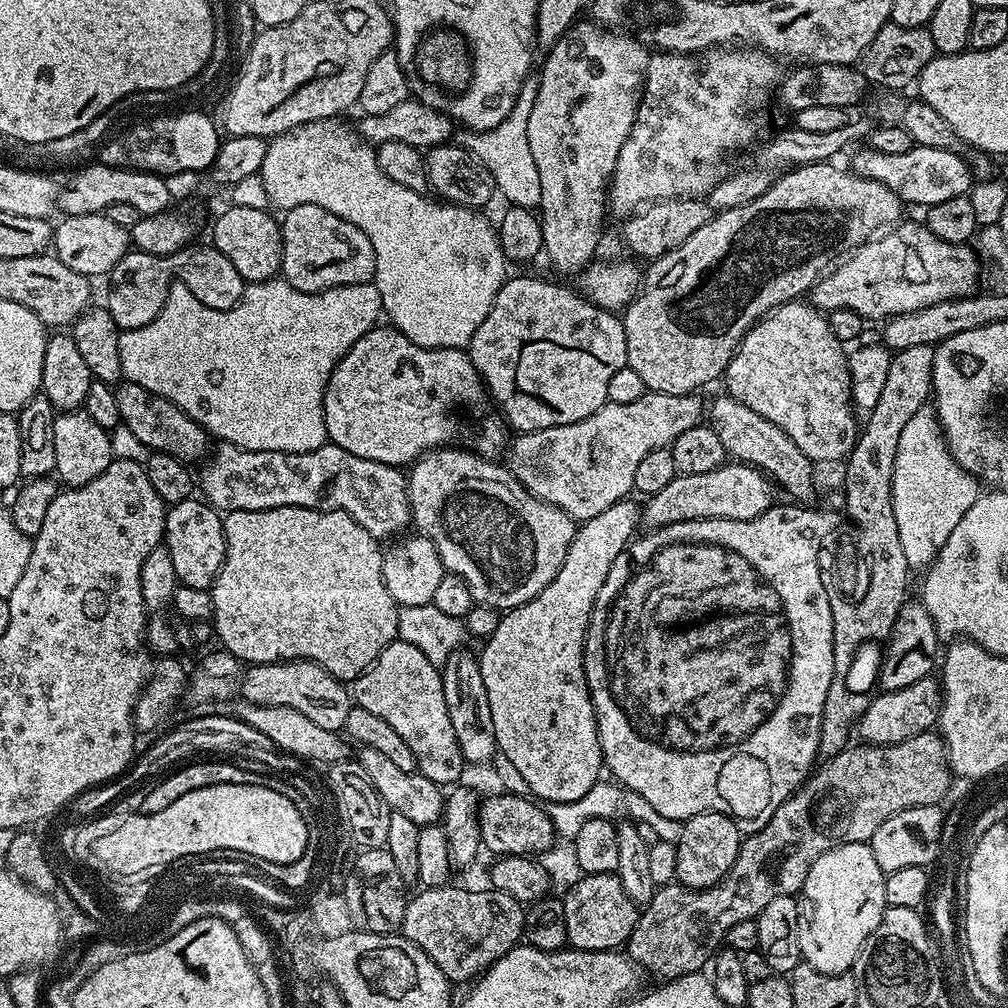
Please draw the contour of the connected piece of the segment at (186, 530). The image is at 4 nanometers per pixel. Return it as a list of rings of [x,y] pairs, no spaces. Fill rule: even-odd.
[[[200,498],[183,500],[171,505],[164,513],[163,547],[170,552],[170,559],[174,562],[174,573],[180,584],[194,586],[194,590],[211,589],[226,554],[226,538],[224,537],[224,522],[221,513],[211,504]]]

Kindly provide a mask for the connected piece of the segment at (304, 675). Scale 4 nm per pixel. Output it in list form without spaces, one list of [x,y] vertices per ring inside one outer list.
[[[282,660],[278,664],[254,664],[245,671],[240,681],[239,695],[247,703],[262,706],[290,706],[298,714],[306,714],[310,722],[326,730],[340,732],[346,726],[346,714],[354,701],[345,681],[330,674],[313,660]]]

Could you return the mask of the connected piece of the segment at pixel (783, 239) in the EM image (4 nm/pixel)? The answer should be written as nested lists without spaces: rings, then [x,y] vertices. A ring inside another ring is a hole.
[[[832,162],[801,164],[785,171],[780,176],[777,175],[773,179],[772,185],[766,190],[766,194],[762,194],[762,198],[754,198],[754,202],[746,202],[746,206],[734,206],[725,212],[715,213],[712,219],[707,220],[702,226],[698,226],[698,230],[694,230],[694,234],[690,234],[690,238],[686,238],[686,242],[682,246],[670,250],[664,256],[658,257],[647,265],[648,272],[646,268],[642,276],[640,291],[633,295],[631,304],[622,312],[624,333],[626,334],[626,354],[628,355],[627,365],[632,367],[635,373],[642,378],[647,391],[687,396],[700,390],[696,388],[704,388],[707,384],[714,383],[715,380],[717,383],[728,369],[728,364],[732,361],[732,356],[736,353],[736,347],[740,345],[744,335],[761,318],[767,316],[769,312],[773,312],[781,304],[799,301],[803,297],[800,296],[803,292],[804,295],[811,293],[816,281],[825,275],[826,269],[841,255],[839,252],[844,247],[848,247],[848,250],[855,250],[861,244],[868,243],[881,230],[895,225],[901,219],[900,208],[902,209],[902,202],[894,194],[894,190],[890,190],[890,186],[882,186],[882,182],[862,178],[854,170],[849,170],[847,167],[845,167],[846,169],[835,168],[834,165],[835,163]]]

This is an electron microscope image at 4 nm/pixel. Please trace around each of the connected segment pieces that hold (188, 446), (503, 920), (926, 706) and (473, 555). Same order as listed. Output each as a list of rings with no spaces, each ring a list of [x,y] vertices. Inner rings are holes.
[[[121,383],[116,388],[118,398],[118,414],[123,427],[131,430],[135,436],[152,452],[170,454],[174,458],[185,462],[203,461],[210,452],[210,433],[194,418],[190,418],[181,408],[176,408],[174,402],[146,390],[146,386]]]
[[[454,884],[421,887],[420,893],[408,901],[400,932],[433,960],[448,981],[472,982],[491,964],[498,962],[502,954],[521,943],[526,908],[505,892],[471,892],[468,888],[455,888]]]
[[[931,675],[923,676],[905,688],[893,692],[881,691],[880,696],[869,699],[866,710],[860,715],[858,736],[866,744],[897,744],[906,742],[918,734],[935,729],[940,717],[940,697],[942,684],[939,679],[932,680]]]
[[[441,446],[425,452],[407,469],[412,524],[419,535],[434,542],[434,550],[438,550],[445,572],[458,574],[458,578],[470,586],[470,594],[477,605],[497,610],[517,608],[550,586],[554,574],[558,574],[562,566],[562,558],[566,558],[566,550],[578,527],[577,521],[560,508],[530,495],[505,465],[503,468],[496,464],[500,462],[481,456],[475,450],[463,452],[456,447]]]

